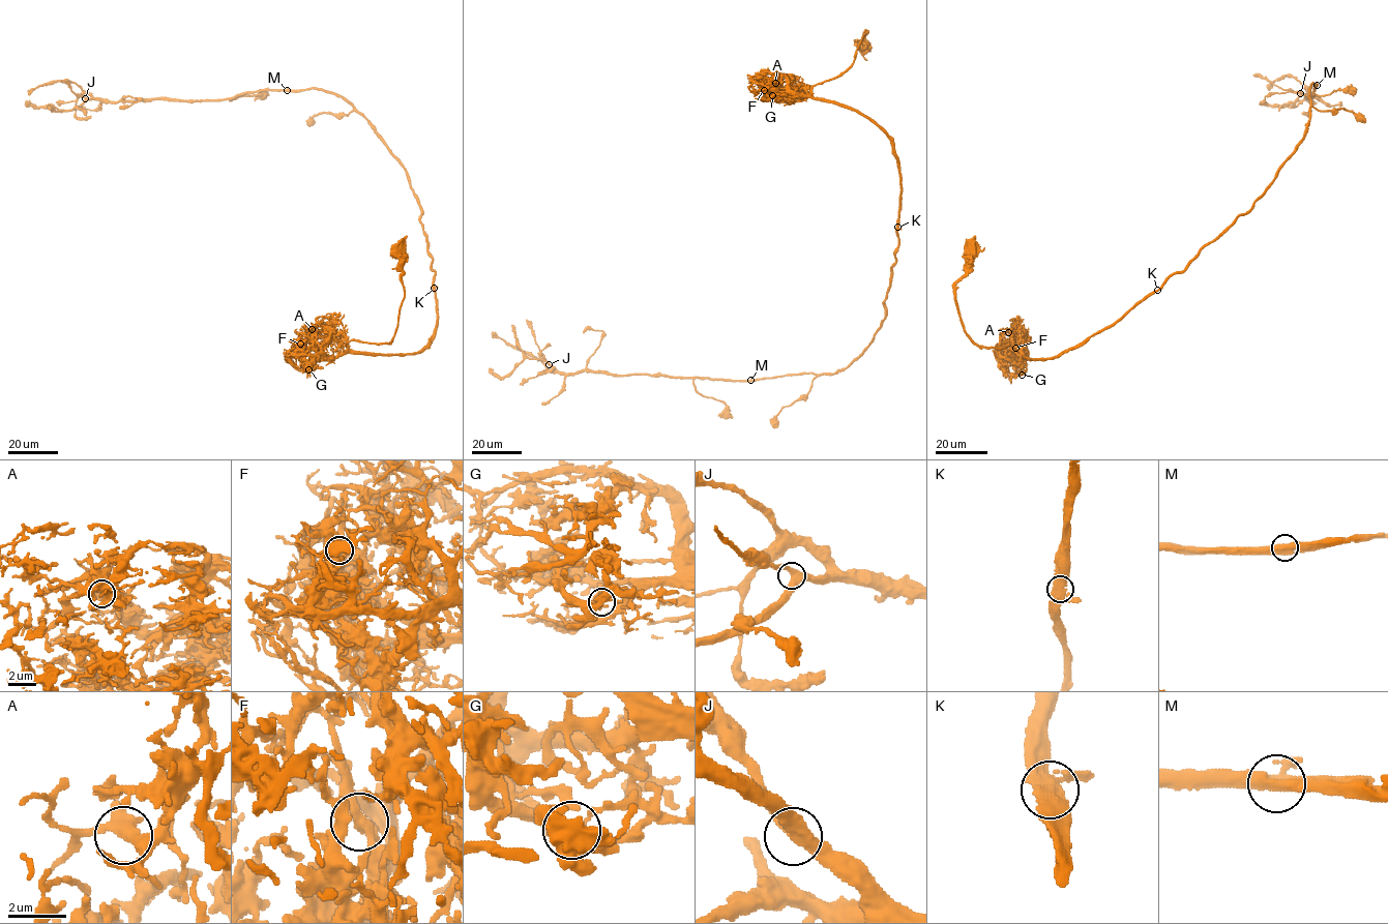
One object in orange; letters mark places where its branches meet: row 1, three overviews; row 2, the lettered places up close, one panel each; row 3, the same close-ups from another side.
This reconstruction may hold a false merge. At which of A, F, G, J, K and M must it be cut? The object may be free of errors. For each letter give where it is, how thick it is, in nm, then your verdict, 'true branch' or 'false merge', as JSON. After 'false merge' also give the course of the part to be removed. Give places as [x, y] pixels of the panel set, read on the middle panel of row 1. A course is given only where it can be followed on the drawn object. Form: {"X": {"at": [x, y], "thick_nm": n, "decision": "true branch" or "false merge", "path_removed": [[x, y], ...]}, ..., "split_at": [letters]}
{"A": {"at": [775, 83], "thick_nm": 360, "decision": "true branch"}, "F": {"at": [764, 90], "thick_nm": 400, "decision": "true branch"}, "G": {"at": [772, 95], "thick_nm": 360, "decision": "true branch"}, "J": {"at": [549, 364], "thick_nm": 360, "decision": "true branch"}, "K": {"at": [897, 227], "thick_nm": 400, "decision": "true branch"}, "M": {"at": [750, 380], "thick_nm": 440, "decision": "true branch"}, "split_at": []}

